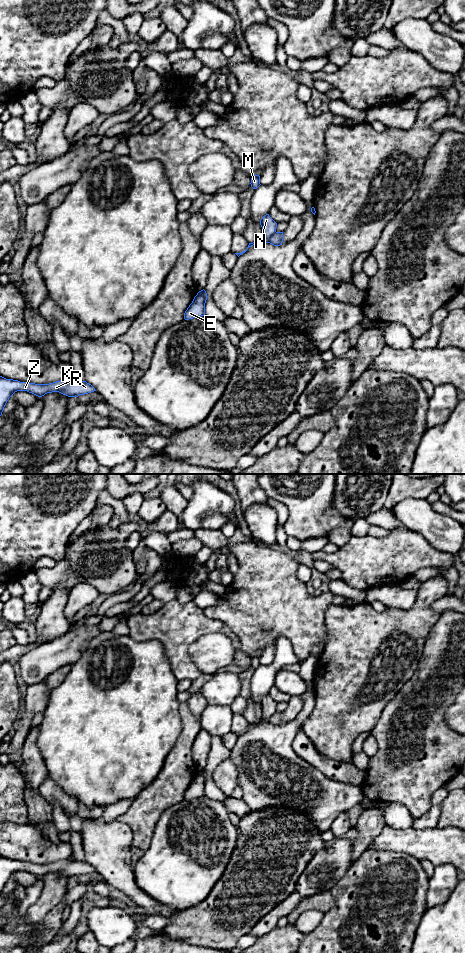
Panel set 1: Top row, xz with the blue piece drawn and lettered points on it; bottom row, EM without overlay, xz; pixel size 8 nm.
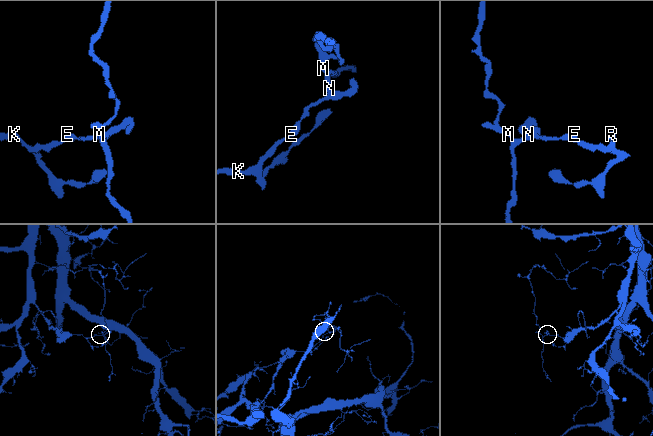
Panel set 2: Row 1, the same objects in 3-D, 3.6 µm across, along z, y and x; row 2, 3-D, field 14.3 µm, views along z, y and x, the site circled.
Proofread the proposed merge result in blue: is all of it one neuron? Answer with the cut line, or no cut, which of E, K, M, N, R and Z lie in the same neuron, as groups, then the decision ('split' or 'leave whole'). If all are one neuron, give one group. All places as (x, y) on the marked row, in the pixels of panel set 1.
cut in xz along (275, 231), (270, 236), (262, 238); E K R Z / M N; split

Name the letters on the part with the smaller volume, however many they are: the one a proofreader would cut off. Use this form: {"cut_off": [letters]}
{"cut_off": ["M", "N"]}

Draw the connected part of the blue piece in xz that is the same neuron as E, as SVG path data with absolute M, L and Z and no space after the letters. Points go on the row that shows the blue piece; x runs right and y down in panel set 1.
M203 289L197 293L192 303L189 305L184 313L184 319L189 320L205 315L205 303L207 300L207 293Z

